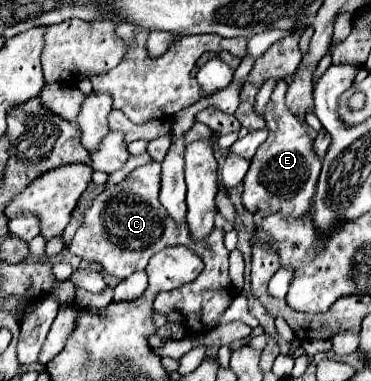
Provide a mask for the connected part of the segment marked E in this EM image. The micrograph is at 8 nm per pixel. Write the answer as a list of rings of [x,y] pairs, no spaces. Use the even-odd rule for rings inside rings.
[[[278,80],[274,86],[272,98],[264,110],[270,136],[262,146],[258,146],[258,152],[250,162],[250,170],[244,176],[242,202],[246,210],[256,216],[256,220],[268,216],[270,212],[282,212],[284,216],[304,216],[310,212],[314,188],[322,168],[322,162],[316,156],[306,130],[302,128],[302,120],[294,116],[284,104],[286,88],[288,84],[284,80]]]

